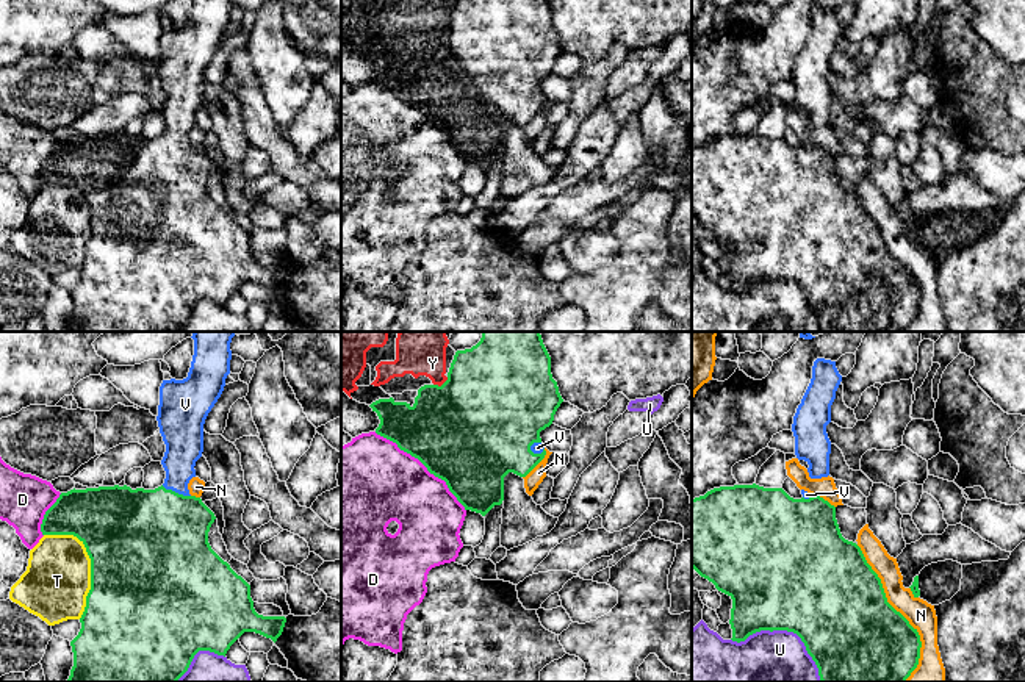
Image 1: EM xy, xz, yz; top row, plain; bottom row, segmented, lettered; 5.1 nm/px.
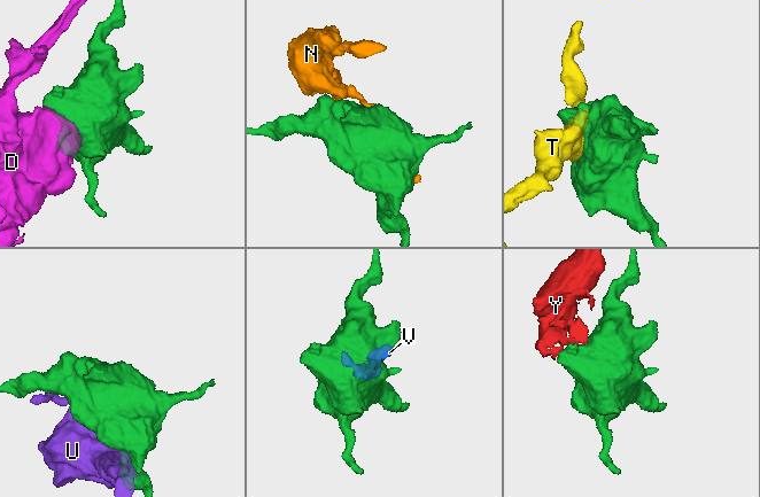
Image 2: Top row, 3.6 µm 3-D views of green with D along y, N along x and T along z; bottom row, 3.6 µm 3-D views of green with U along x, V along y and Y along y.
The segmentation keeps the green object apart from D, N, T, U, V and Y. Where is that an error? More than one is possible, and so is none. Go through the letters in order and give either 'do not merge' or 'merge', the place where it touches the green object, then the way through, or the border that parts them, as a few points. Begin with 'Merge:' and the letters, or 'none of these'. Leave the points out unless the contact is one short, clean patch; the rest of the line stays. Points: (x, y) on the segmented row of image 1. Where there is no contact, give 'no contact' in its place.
Merge: V
D: do not merge | xz (424, 465)
N: do not merge | yz (900, 613)
T: do not merge | xy (91, 562)
U: do not merge | yz (787, 631)
V: merge | xy (174, 491) | across xy (157, 537), (168, 520), (174, 491), (183, 445)
Y: do not merge | xz (442, 385)

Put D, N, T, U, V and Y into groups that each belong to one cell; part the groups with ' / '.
D / N / T / U / V / Y

